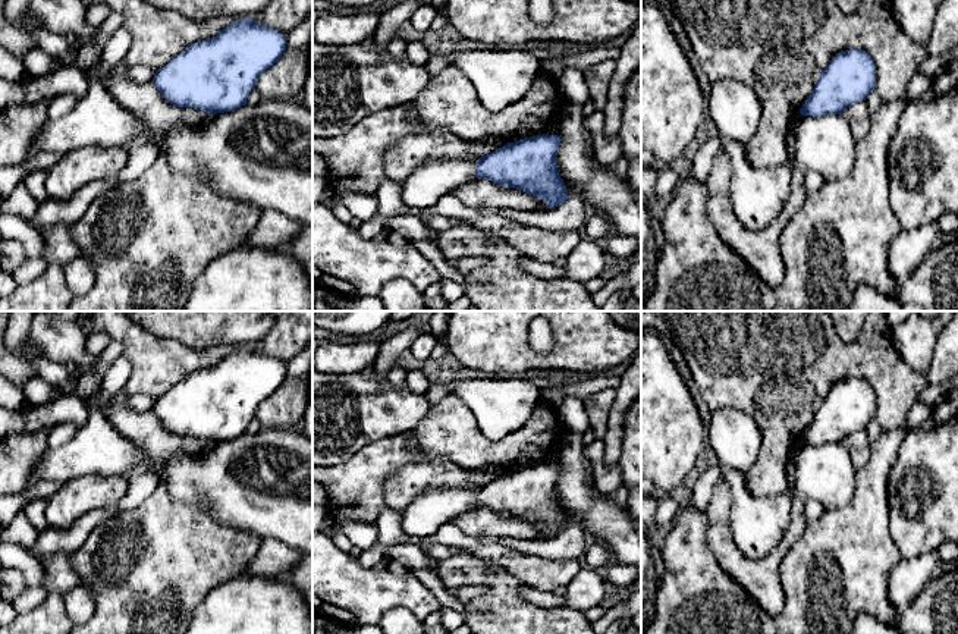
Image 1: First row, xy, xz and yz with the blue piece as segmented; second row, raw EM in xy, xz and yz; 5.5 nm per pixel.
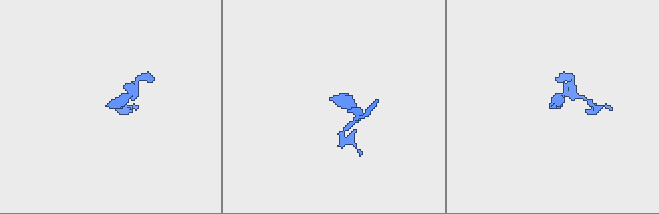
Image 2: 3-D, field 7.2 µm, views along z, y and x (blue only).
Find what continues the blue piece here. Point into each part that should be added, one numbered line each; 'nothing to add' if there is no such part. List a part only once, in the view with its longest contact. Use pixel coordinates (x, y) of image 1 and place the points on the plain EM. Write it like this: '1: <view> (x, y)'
nothing to add

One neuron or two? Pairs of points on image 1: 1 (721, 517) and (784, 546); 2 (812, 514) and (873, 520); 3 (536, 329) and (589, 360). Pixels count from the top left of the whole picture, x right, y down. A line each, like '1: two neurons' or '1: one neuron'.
1: one neuron
2: two neurons
3: two neurons

